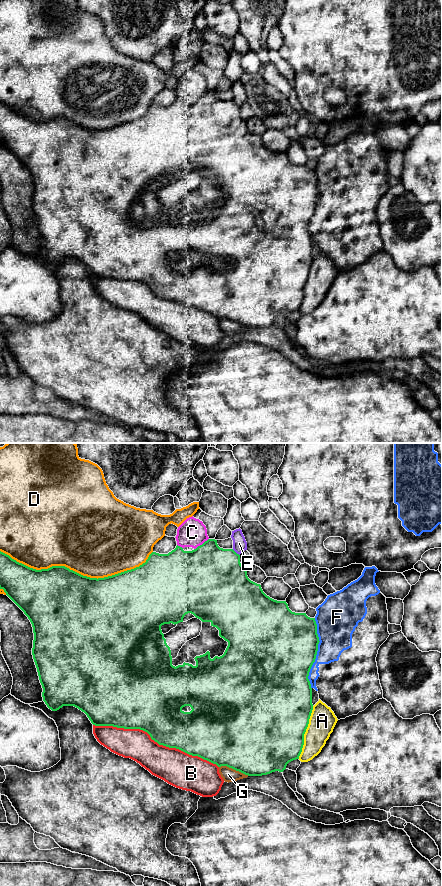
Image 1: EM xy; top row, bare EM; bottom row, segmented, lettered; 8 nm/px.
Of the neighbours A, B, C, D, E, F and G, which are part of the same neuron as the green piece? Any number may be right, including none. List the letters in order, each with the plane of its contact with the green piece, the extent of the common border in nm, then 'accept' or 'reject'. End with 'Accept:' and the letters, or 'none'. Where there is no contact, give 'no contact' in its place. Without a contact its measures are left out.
A: xy | 440 nm | reject
B: xy | 1050 nm | reject
C: xy | 150 nm | reject
D: xy | 1200 nm | reject
E: xy | 80 nm | reject
F: xy | 550 nm | reject
G: xy | 260 nm | reject
Accept: none

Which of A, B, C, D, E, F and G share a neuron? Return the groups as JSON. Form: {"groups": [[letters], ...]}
{"groups": [["A"], ["B"], ["C"], ["D"], ["E"], ["F"], ["G"]]}

